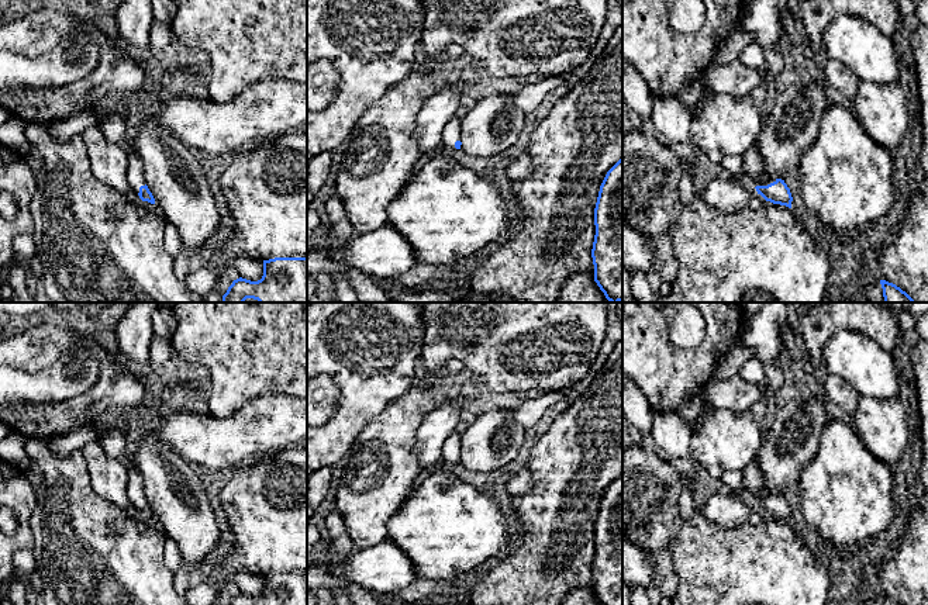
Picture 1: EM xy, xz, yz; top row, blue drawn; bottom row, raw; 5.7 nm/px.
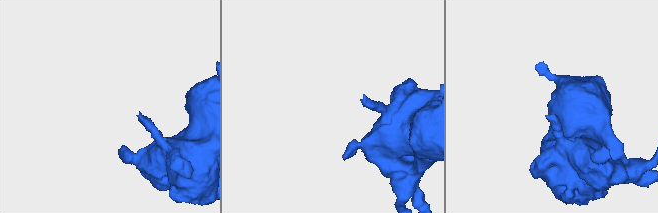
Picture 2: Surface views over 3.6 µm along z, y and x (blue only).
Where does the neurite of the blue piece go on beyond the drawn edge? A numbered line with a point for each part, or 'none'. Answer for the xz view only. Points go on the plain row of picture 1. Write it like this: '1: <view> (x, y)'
1: xz (451, 449)

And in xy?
1: xy (117, 445)

